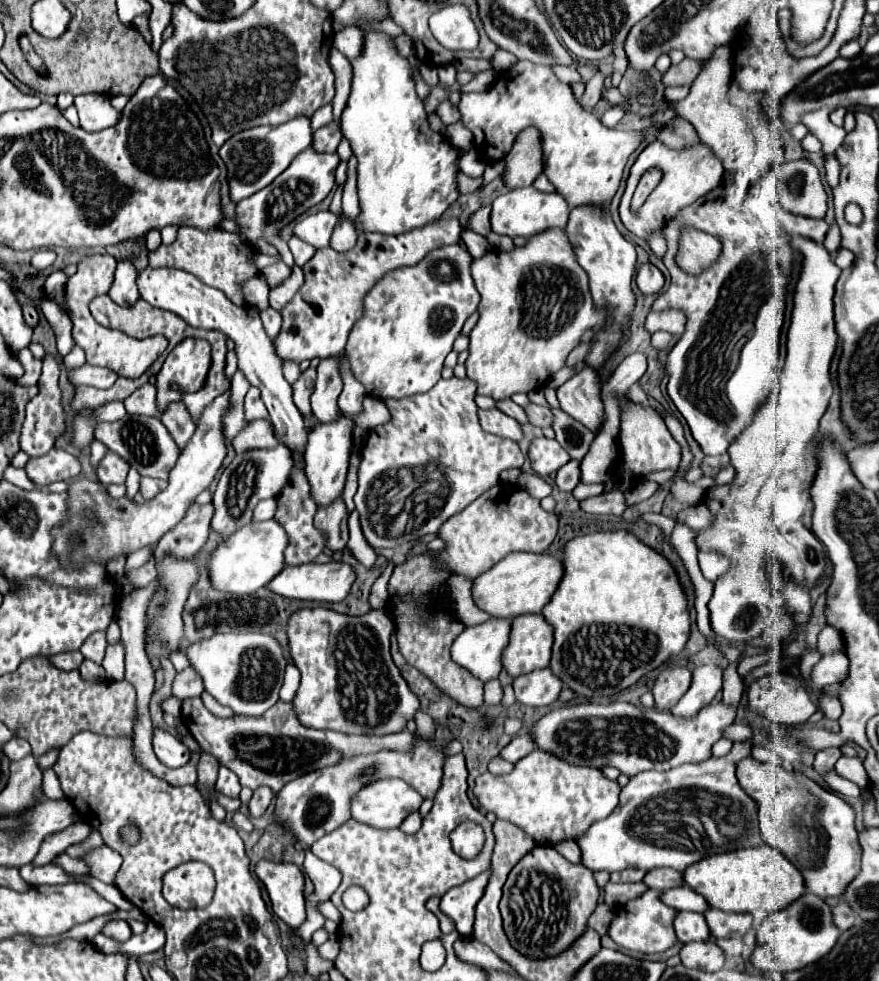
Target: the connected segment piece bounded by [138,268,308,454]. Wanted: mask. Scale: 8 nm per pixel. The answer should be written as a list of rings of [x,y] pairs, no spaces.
[[[146,268],[138,274],[138,290],[140,298],[146,300],[148,304],[174,312],[182,320],[186,320],[194,328],[204,328],[204,330],[218,330],[226,334],[228,338],[234,340],[236,344],[236,356],[238,356],[238,370],[246,376],[246,380],[260,388],[262,392],[262,402],[266,404],[270,412],[270,420],[276,428],[278,438],[288,446],[288,450],[294,452],[304,452],[308,446],[308,430],[304,426],[302,414],[298,412],[296,404],[292,402],[292,386],[284,380],[282,374],[282,362],[274,354],[272,340],[266,336],[262,322],[258,318],[256,310],[242,308],[232,304],[224,292],[204,286],[196,276],[184,272],[184,270],[174,270],[174,268]]]

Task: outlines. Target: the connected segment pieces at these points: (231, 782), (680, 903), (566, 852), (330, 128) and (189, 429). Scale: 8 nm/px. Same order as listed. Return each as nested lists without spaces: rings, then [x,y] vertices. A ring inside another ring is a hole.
[[[220,766],[218,780],[216,780],[216,792],[222,792],[228,798],[238,798],[240,790],[242,790],[242,786],[240,786],[238,776],[234,772],[226,770],[224,766]]]
[[[678,886],[678,888],[670,888],[664,890],[660,896],[662,902],[666,902],[668,906],[676,908],[676,910],[690,910],[690,912],[704,912],[708,908],[706,900],[696,894],[692,888],[688,886]]]
[[[564,842],[562,846],[556,848],[564,858],[568,858],[572,864],[582,864],[582,852],[576,842]]]
[[[328,124],[320,130],[314,132],[314,140],[312,140],[312,150],[314,152],[320,152],[320,154],[334,154],[336,152],[336,146],[340,144],[342,140],[342,132],[340,132],[340,126],[338,124]]]
[[[172,402],[160,416],[162,424],[170,430],[170,436],[178,442],[178,446],[186,446],[186,442],[192,438],[194,434],[194,420],[192,414],[188,412],[188,408],[182,402]]]

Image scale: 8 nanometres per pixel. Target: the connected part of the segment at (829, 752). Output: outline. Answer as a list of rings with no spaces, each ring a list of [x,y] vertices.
[[[829,747],[824,750],[818,751],[815,755],[813,768],[823,775],[834,769],[834,764],[842,756],[839,748]]]

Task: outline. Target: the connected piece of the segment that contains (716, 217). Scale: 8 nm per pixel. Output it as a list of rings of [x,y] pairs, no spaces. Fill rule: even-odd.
[[[700,198],[694,204],[682,208],[678,216],[664,226],[664,238],[668,242],[668,250],[662,260],[670,270],[672,280],[666,292],[658,296],[652,310],[682,308],[688,316],[684,334],[668,354],[668,376],[670,376],[668,396],[684,416],[702,452],[706,456],[720,456],[728,450],[734,438],[738,438],[738,434],[752,422],[756,410],[772,396],[774,382],[778,380],[780,330],[784,326],[784,308],[786,308],[784,298],[786,298],[786,284],[790,280],[792,250],[786,246],[784,236],[780,234],[780,242],[774,242],[774,250],[764,248],[764,252],[746,252],[746,242],[744,244],[738,242],[740,238],[736,238],[734,234],[734,220],[730,218],[730,212],[726,212],[726,206],[722,204],[722,200],[710,200],[710,198]],[[684,228],[694,228],[700,232],[714,234],[722,242],[722,252],[718,260],[700,274],[686,274],[676,264],[676,254],[680,248],[678,242]]]

